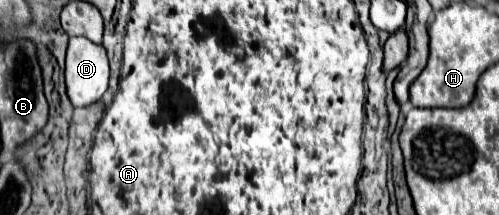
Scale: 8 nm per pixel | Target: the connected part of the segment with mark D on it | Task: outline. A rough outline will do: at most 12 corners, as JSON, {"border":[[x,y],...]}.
{"border":[[70,38],[66,88],[74,106],[98,102],[108,88],[102,46]]}

